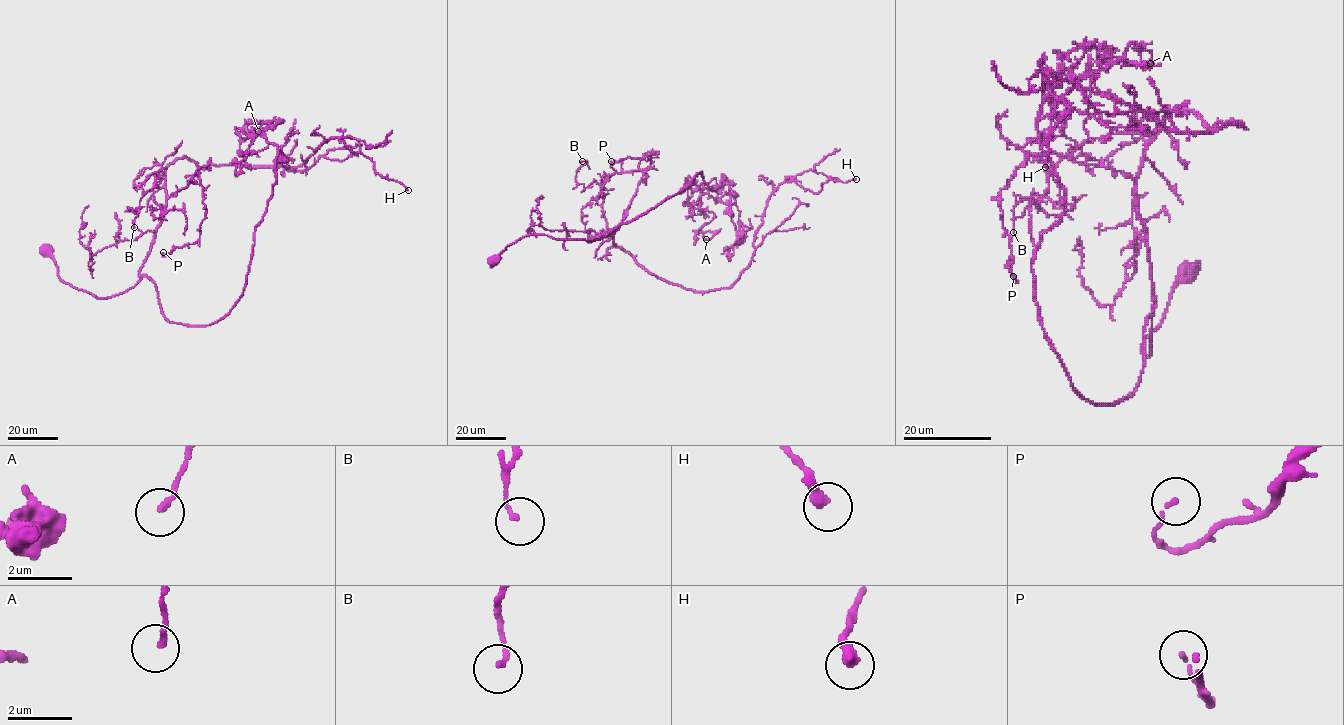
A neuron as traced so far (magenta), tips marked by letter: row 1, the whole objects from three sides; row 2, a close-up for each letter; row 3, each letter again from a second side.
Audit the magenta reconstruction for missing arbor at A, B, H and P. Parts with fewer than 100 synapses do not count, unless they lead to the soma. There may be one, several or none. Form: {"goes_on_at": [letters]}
{"goes_on_at": []}

